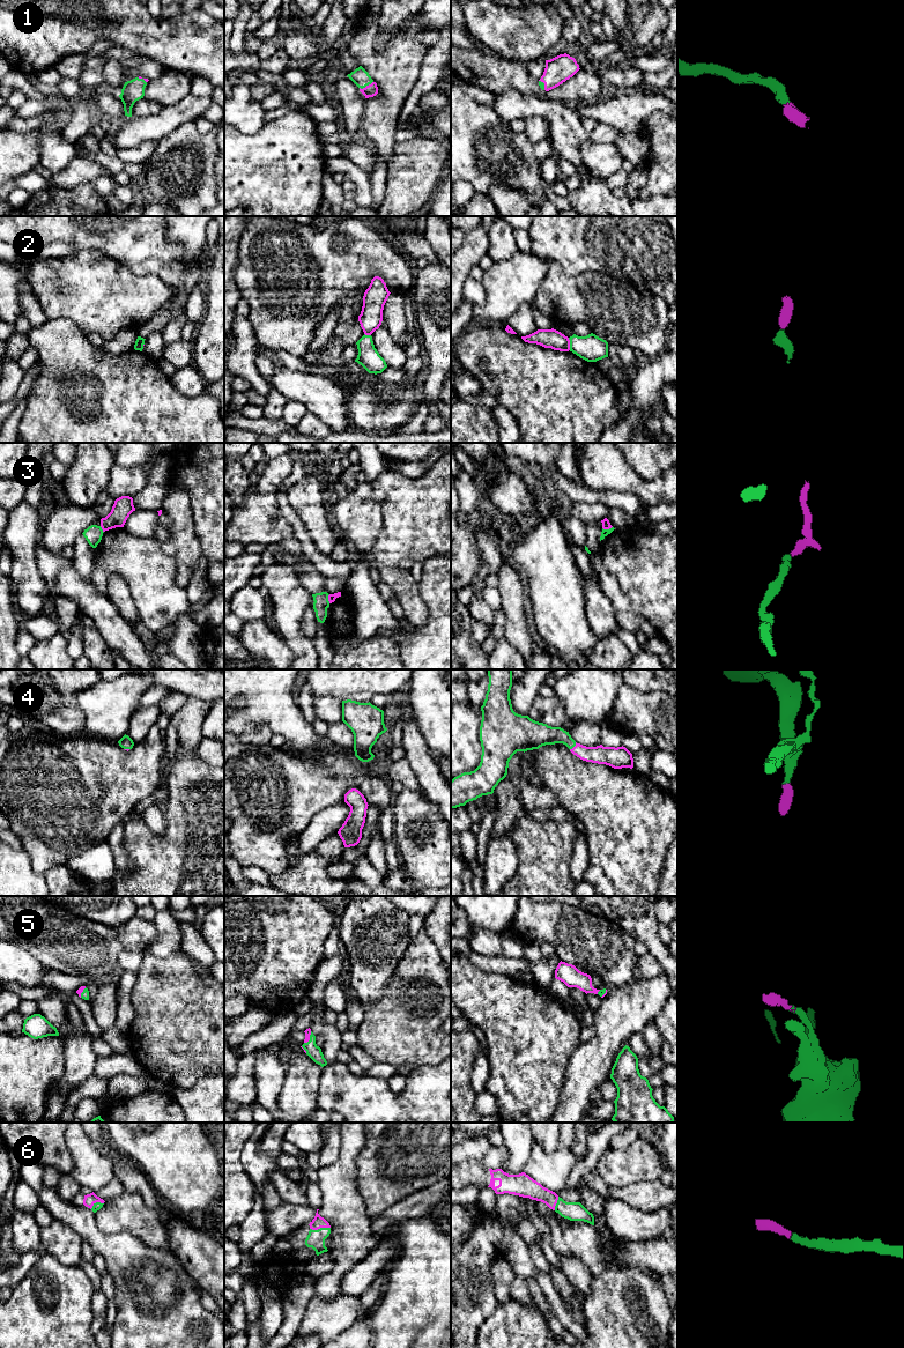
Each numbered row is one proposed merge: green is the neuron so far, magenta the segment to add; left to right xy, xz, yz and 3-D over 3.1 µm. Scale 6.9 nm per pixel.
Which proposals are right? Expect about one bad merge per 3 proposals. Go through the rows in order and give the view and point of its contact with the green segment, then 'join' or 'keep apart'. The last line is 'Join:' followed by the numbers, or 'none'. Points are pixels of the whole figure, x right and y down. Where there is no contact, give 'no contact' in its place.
1: contact xz (365, 86); join
2: contact yz (570, 343); join
3: contact yz (607, 530); keep apart
4: contact yz (573, 746); join
5: contact xz (310, 1038); join
6: contact xz (320, 1228); join
Join: 1, 2, 4, 5, 6

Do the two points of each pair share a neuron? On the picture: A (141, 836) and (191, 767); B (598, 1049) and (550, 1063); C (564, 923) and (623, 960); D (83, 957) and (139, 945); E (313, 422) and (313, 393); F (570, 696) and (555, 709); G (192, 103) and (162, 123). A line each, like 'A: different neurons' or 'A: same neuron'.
A: same neuron
B: different neurons
C: same neuron
D: same neuron
E: different neurons
F: different neurons
G: same neuron

